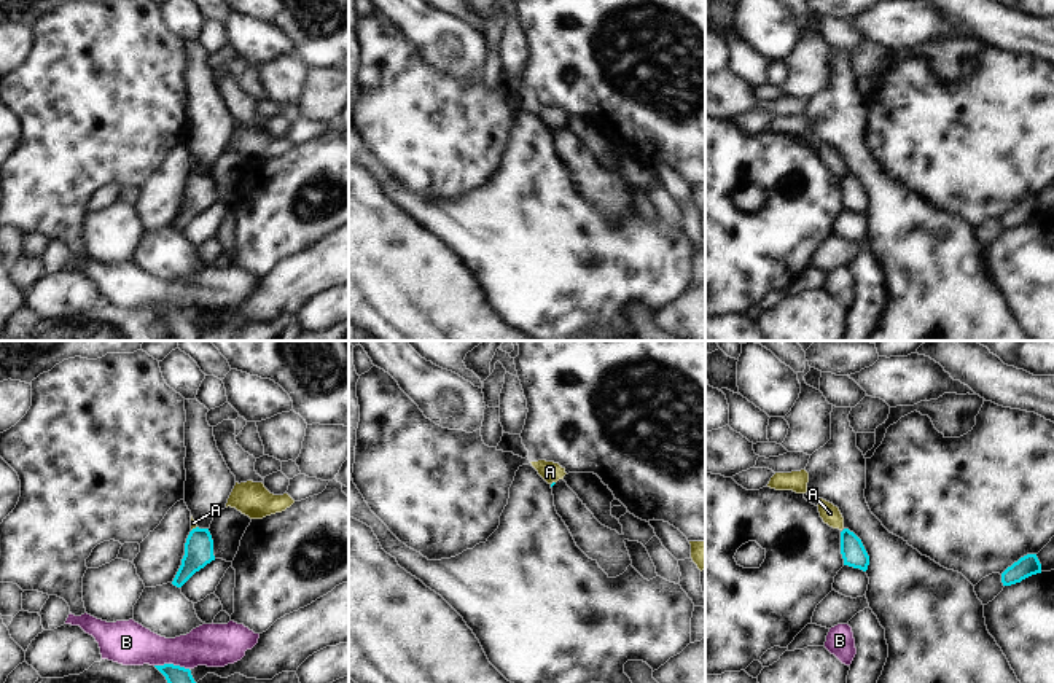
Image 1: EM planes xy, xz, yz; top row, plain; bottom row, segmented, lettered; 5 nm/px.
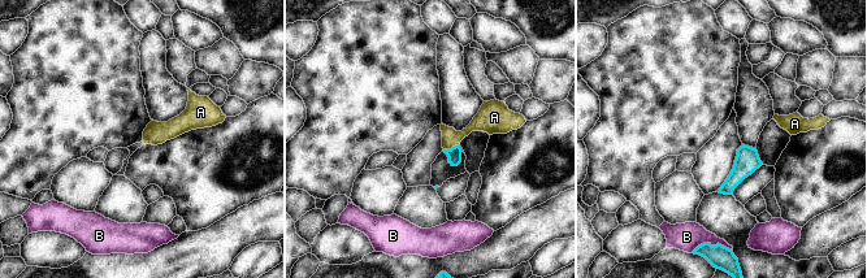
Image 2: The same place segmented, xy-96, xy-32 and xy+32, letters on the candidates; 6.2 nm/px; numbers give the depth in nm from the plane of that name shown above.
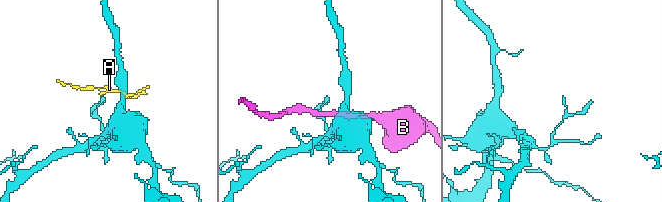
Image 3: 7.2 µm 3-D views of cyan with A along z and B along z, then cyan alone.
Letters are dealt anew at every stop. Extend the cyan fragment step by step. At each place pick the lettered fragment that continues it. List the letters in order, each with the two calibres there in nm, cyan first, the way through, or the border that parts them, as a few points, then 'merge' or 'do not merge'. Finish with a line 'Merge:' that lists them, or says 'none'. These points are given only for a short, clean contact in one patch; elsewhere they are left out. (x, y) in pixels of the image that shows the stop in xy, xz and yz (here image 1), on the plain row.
A: calibres 140 and 30 nm; border xy (196, 169), (191, 174); do not merge
B: calibres 130 and 220 nm; border xy (155, 308), (179, 308), (188, 312); do not merge
Merge: none

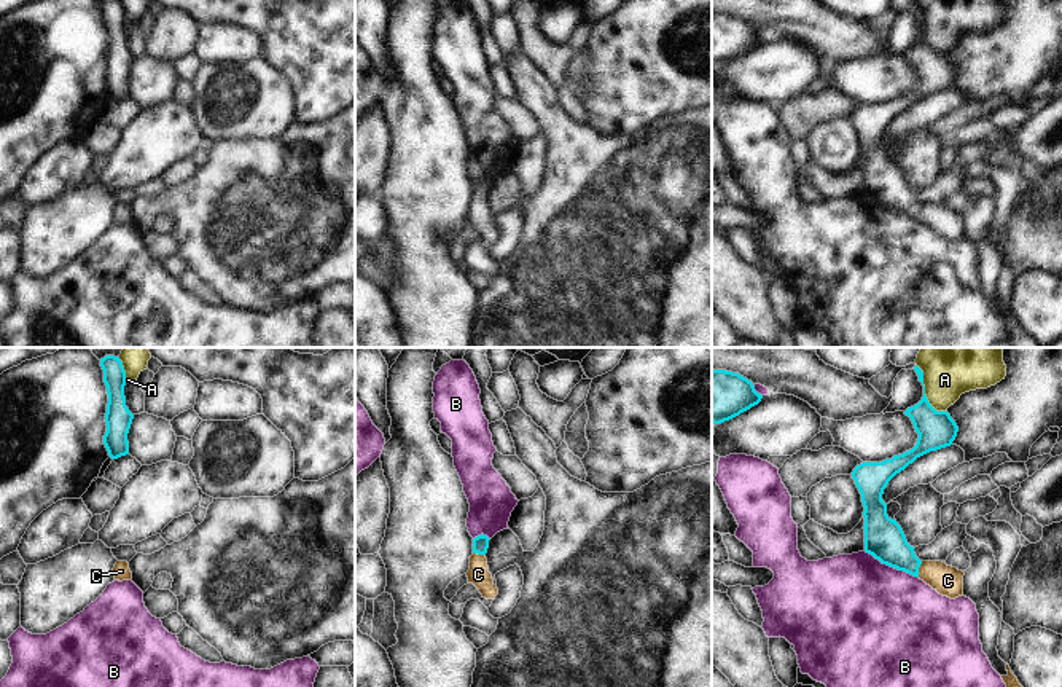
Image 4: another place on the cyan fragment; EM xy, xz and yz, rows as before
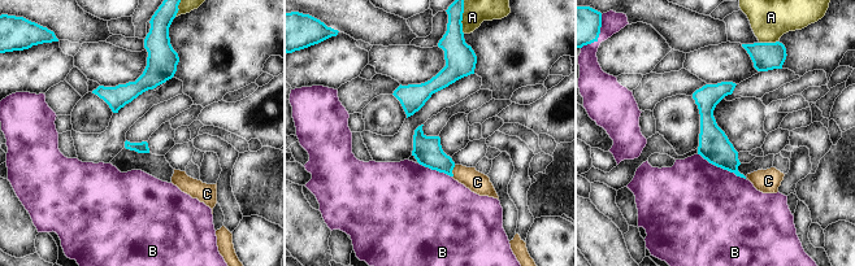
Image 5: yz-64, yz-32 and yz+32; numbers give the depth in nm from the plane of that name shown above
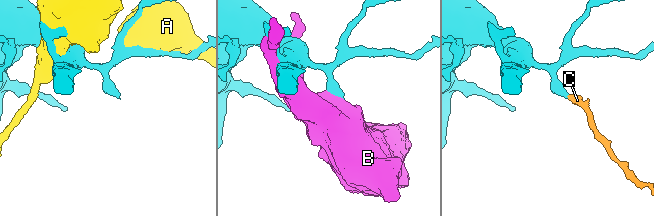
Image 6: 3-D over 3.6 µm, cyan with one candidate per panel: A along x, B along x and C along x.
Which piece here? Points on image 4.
A: calibres 190 and 220 nm; do not merge
B: calibres 200 and 500 nm; do not merge
C: calibres 200 and 150 nm; way yz (884, 182), (917, 212), (935, 215), (948, 223); merge
Merge: C

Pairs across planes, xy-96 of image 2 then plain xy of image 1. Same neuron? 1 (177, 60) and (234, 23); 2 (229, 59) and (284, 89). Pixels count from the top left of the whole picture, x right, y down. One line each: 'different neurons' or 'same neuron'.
1: different neurons
2: same neuron

